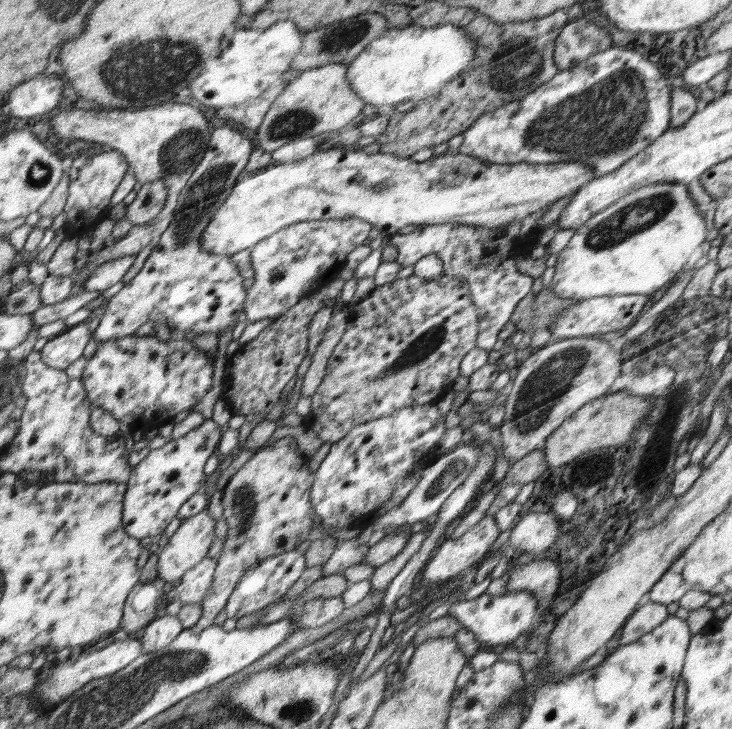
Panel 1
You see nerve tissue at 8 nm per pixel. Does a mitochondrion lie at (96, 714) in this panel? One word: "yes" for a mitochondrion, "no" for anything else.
yes

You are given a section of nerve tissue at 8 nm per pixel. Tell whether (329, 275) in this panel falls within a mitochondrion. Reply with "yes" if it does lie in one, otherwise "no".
no

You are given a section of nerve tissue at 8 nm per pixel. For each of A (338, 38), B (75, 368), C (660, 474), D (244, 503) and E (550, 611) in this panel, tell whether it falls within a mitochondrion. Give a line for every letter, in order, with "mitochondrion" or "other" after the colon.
A: mitochondrion
B: other
C: mitochondrion
D: mitochondrion
E: other

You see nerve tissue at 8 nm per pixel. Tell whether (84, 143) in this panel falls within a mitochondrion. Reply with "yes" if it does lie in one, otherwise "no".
no

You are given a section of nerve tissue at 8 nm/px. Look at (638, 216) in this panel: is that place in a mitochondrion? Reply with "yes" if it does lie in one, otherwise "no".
yes

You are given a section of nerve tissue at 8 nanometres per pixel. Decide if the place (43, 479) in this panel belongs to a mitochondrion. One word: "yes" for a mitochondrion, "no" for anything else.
no

